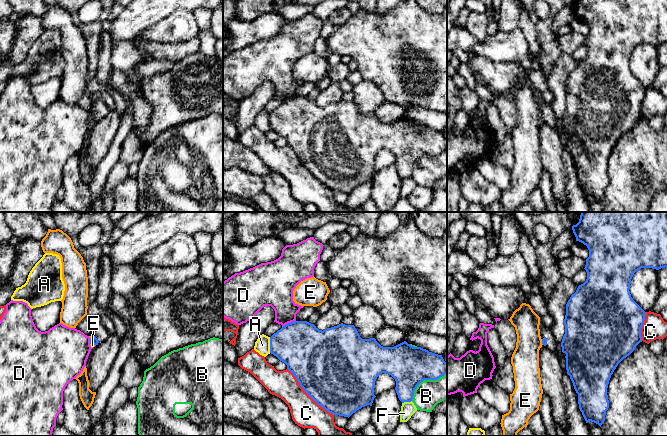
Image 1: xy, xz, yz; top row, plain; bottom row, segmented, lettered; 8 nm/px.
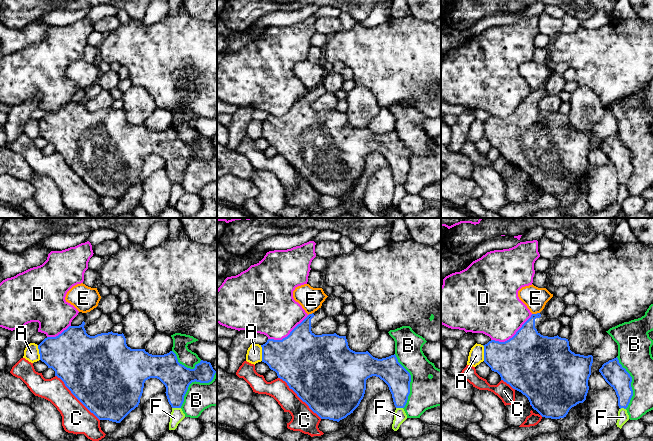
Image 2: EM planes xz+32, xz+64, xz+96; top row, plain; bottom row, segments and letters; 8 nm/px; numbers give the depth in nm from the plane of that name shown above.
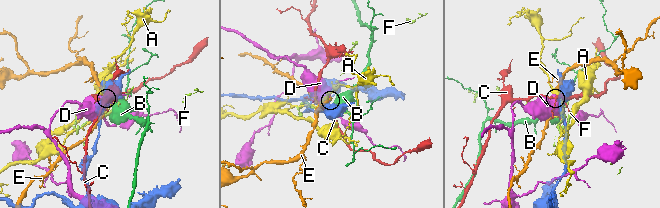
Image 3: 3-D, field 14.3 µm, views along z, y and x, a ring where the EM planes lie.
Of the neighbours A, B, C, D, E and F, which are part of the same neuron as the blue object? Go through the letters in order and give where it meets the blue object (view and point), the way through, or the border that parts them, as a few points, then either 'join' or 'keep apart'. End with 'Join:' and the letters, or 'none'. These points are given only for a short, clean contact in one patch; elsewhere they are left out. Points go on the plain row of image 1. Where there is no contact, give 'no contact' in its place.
A: contact xz (270, 121); keep apart
B: contact xz (424, 155); keep apart
C: contact xz (308, 170); keep apart
D: contact xz (288, 99); keep apart
E: contact yz (542, 118); border yz (541, 115), (543, 120); keep apart
F: contact xz (406, 177); keep apart
Join: none

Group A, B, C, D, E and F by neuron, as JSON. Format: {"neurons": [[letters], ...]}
{"neurons": [["A"], ["B"], ["C"], ["D"], ["E"], ["F"]]}

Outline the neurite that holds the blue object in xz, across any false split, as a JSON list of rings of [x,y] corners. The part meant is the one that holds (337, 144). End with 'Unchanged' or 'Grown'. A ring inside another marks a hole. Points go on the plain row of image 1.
[[[294,97],[286,100],[270,113],[270,129],[287,141],[303,166],[321,183],[333,191],[350,193],[364,182],[372,182],[375,157],[382,149],[391,151],[396,157],[399,176],[411,178],[414,167],[424,156],[437,156],[447,150],[447,139],[442,131],[429,128],[421,123],[413,123],[406,117],[394,122],[383,123],[375,114],[362,115],[354,101],[343,99],[319,106],[307,97]]]. Unchanged

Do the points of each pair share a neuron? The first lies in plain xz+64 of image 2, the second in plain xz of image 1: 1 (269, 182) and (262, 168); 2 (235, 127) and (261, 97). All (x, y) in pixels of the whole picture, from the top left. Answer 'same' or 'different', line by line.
1: different
2: same

